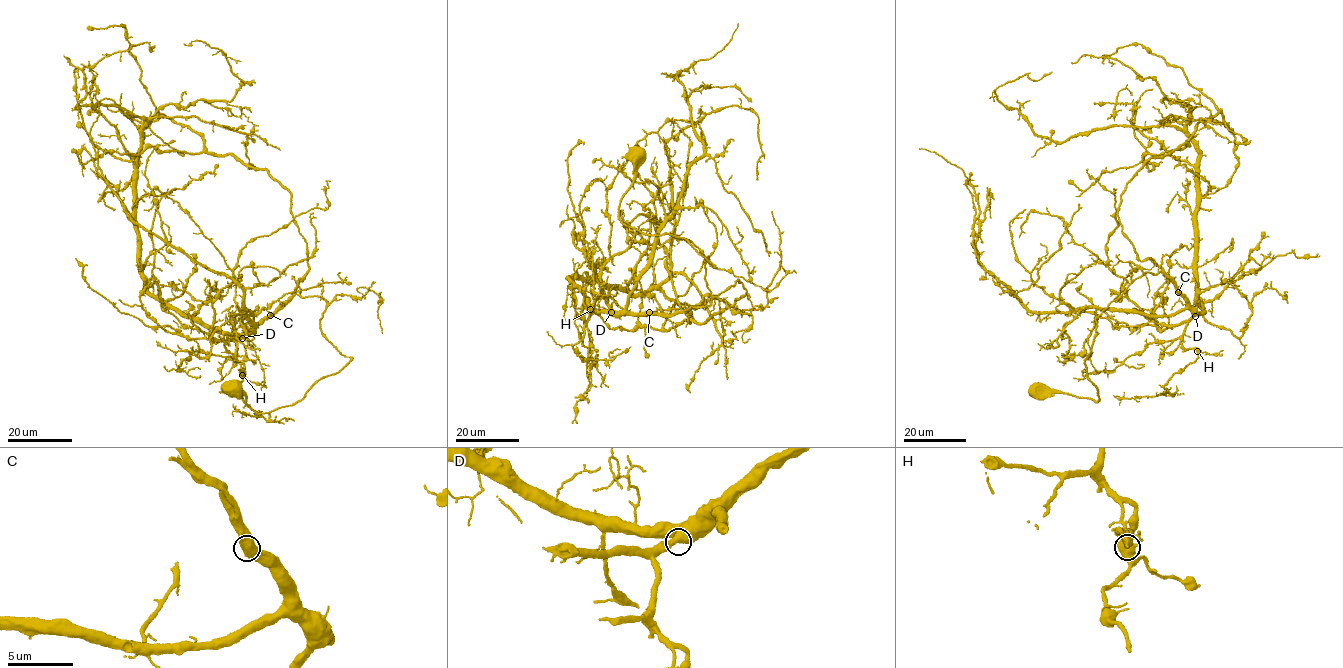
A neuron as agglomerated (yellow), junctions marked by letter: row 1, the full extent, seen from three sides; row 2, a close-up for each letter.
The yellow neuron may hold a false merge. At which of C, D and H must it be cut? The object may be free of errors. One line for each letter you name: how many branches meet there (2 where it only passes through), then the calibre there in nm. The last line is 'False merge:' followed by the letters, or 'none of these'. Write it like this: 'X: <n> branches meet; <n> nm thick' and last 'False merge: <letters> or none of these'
False merge: none of these

